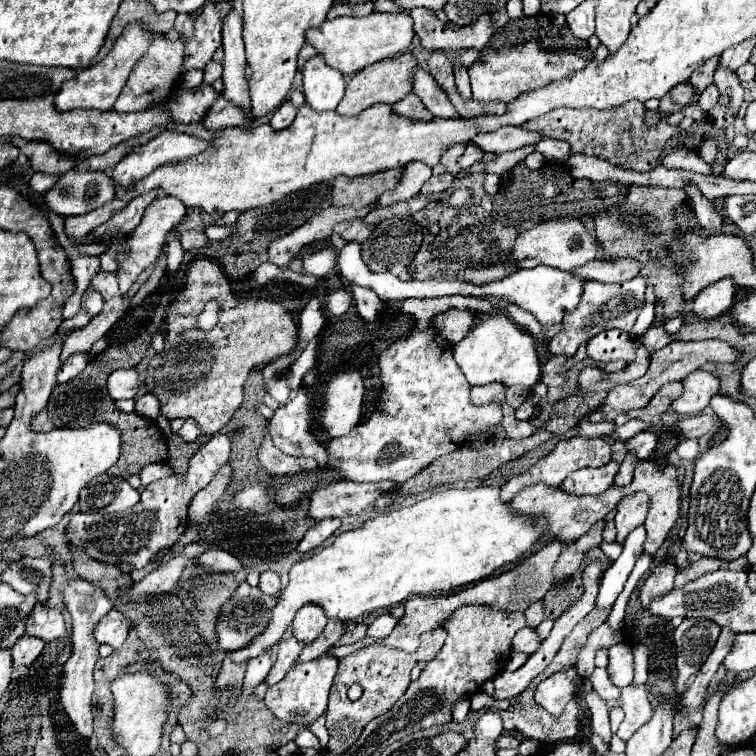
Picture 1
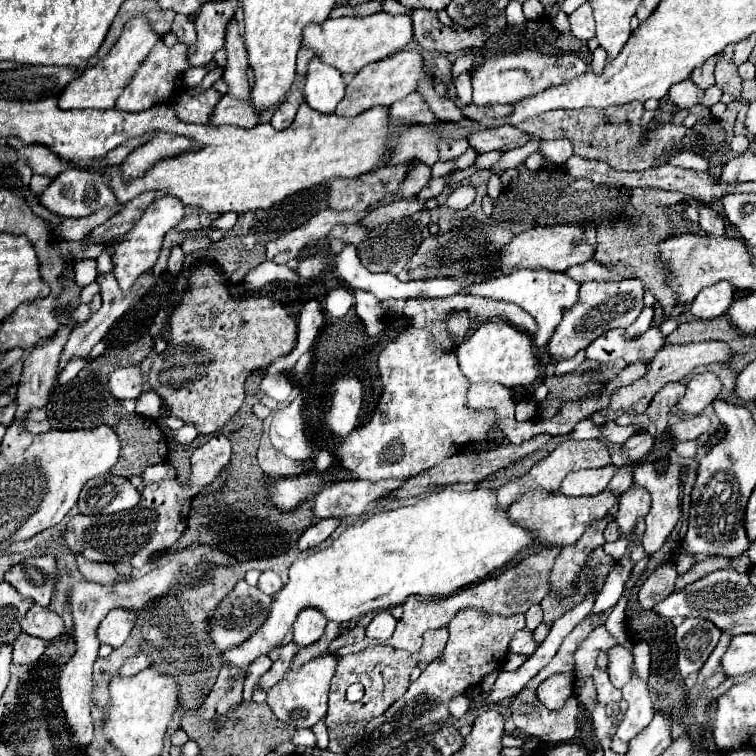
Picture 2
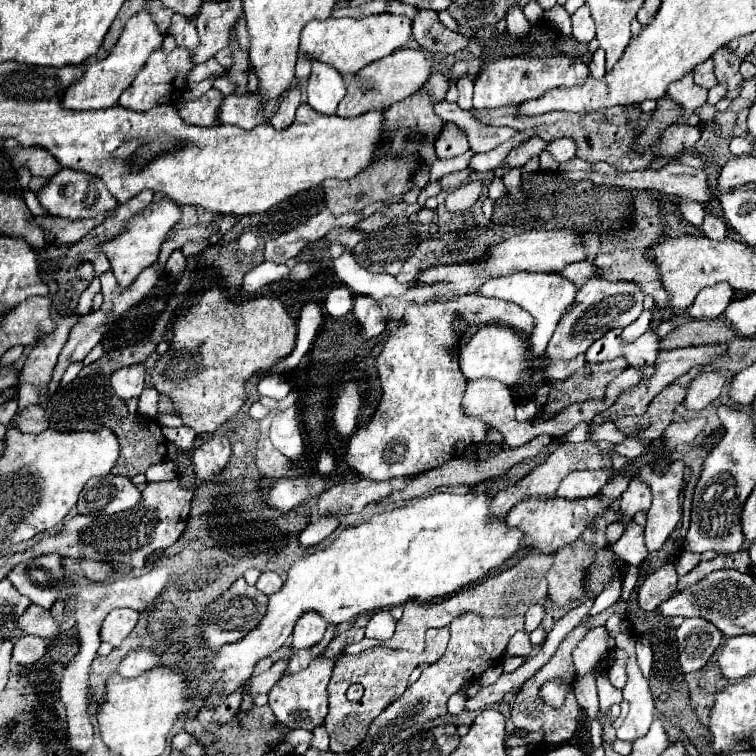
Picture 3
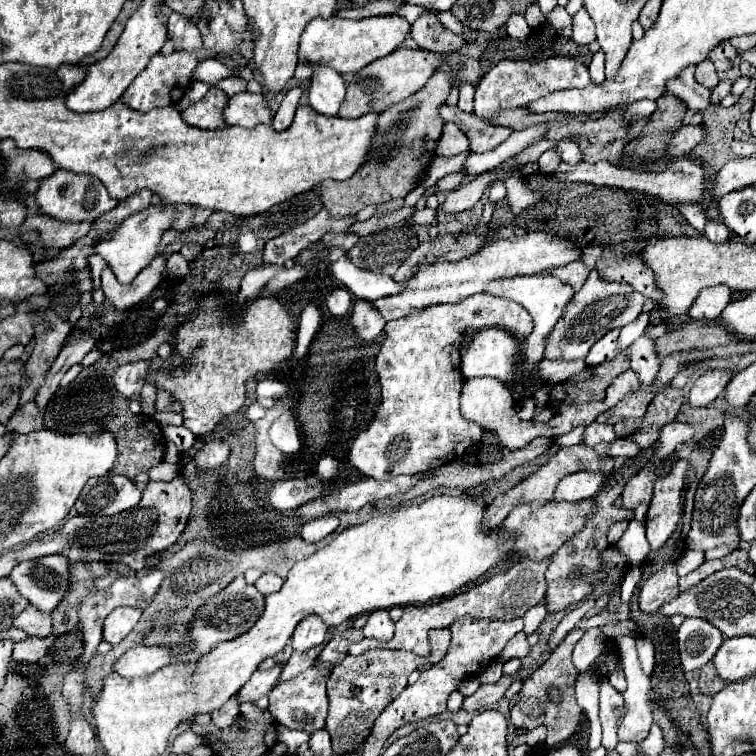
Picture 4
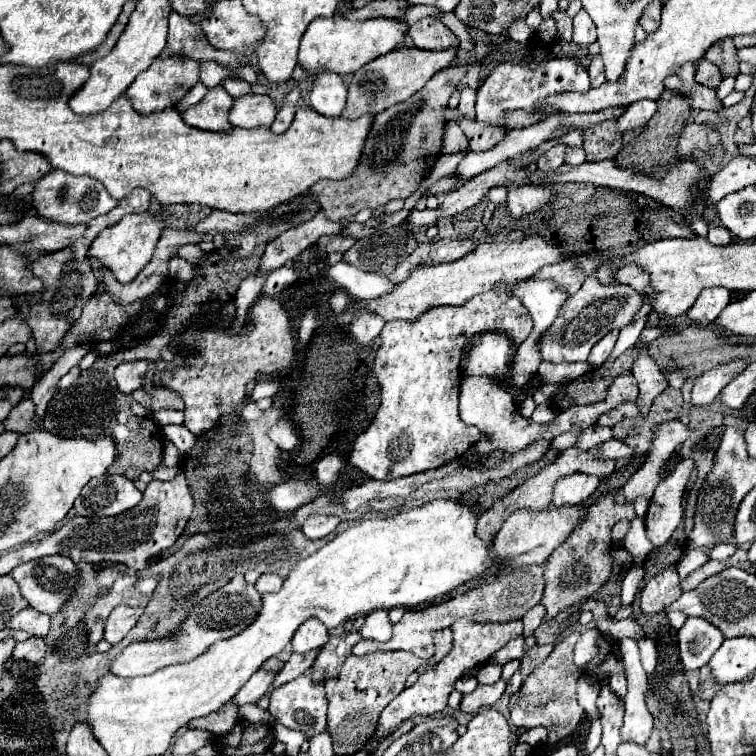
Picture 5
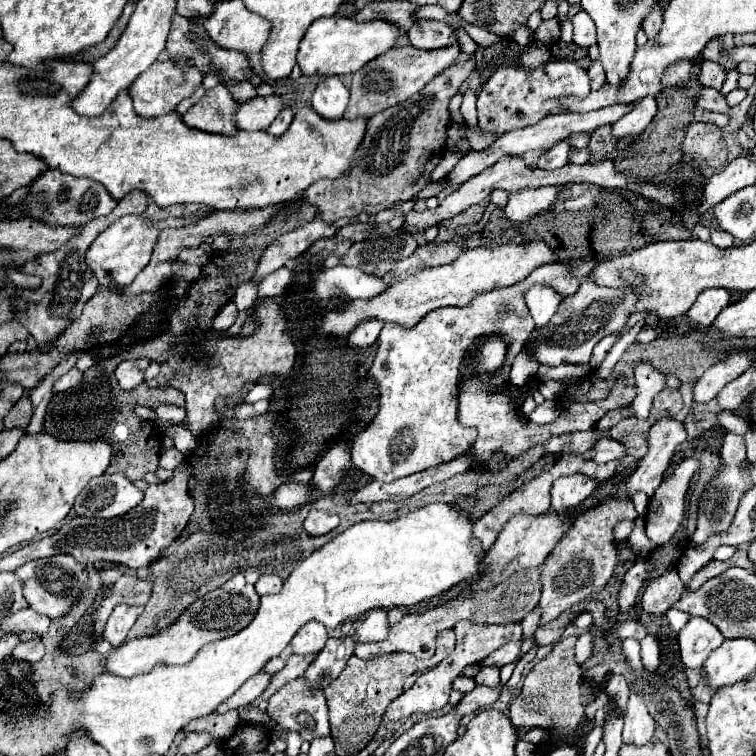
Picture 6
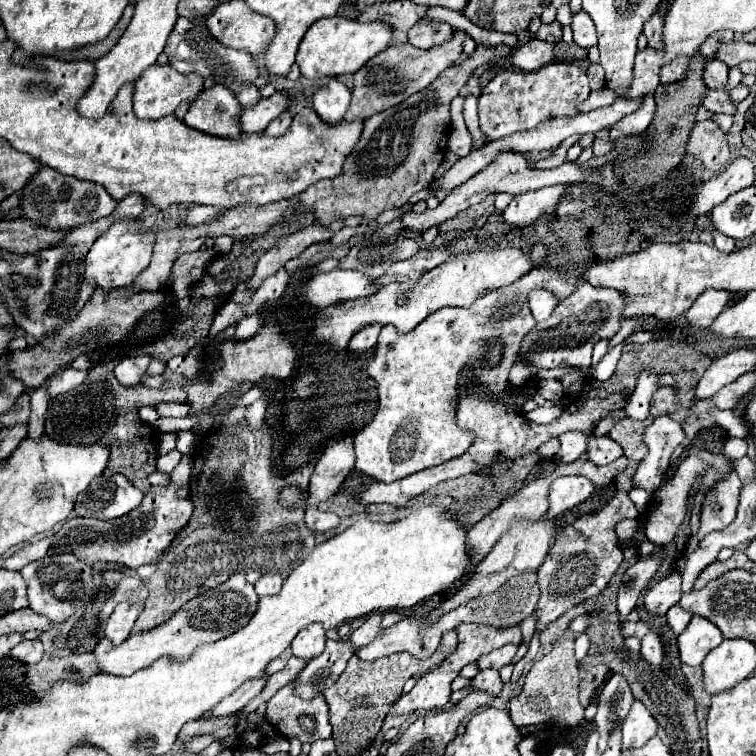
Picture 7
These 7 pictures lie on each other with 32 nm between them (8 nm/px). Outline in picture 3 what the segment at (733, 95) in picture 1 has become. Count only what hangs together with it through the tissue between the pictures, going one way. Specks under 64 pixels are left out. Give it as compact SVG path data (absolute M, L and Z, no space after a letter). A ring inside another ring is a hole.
M722 48L712 58L714 58L714 64L716 64L714 72L716 72L716 78L718 78L718 84L726 86L728 92L736 90L740 86L740 82L744 80L742 74L738 72L740 62L736 60L736 56L728 48Z

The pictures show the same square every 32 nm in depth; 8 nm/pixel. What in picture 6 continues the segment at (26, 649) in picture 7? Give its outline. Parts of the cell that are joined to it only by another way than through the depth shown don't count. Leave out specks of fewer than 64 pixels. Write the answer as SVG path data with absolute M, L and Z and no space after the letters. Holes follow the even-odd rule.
M32 638L28 642L20 642L14 648L12 656L16 660L26 660L26 662L32 662L34 664L34 662L42 660L42 656L44 656L44 642L40 638Z

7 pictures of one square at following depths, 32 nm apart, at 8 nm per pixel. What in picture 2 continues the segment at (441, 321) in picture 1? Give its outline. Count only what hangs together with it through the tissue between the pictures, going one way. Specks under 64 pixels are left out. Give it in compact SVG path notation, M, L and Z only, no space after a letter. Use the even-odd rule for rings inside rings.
M452 312L448 318L450 318L450 322L446 322L448 334L450 334L450 338L456 338L456 344L460 344L460 340L466 338L472 320L470 320L468 312Z

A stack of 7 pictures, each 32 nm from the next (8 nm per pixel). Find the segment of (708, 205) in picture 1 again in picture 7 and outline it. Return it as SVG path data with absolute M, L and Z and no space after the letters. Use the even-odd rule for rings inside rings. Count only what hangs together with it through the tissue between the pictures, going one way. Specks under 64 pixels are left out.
M712 232L712 236L714 236L714 246L716 246L720 252L732 252L732 250L736 250L734 238L724 236L722 232Z

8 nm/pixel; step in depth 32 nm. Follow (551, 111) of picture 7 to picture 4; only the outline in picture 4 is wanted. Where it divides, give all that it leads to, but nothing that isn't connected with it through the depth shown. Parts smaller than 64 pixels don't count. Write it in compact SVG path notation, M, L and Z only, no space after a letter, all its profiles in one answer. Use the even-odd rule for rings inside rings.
M556 56L556 60L500 60L476 84L474 112L478 118L490 118L500 108L522 108L554 90L584 88L590 82L588 68L570 56Z

